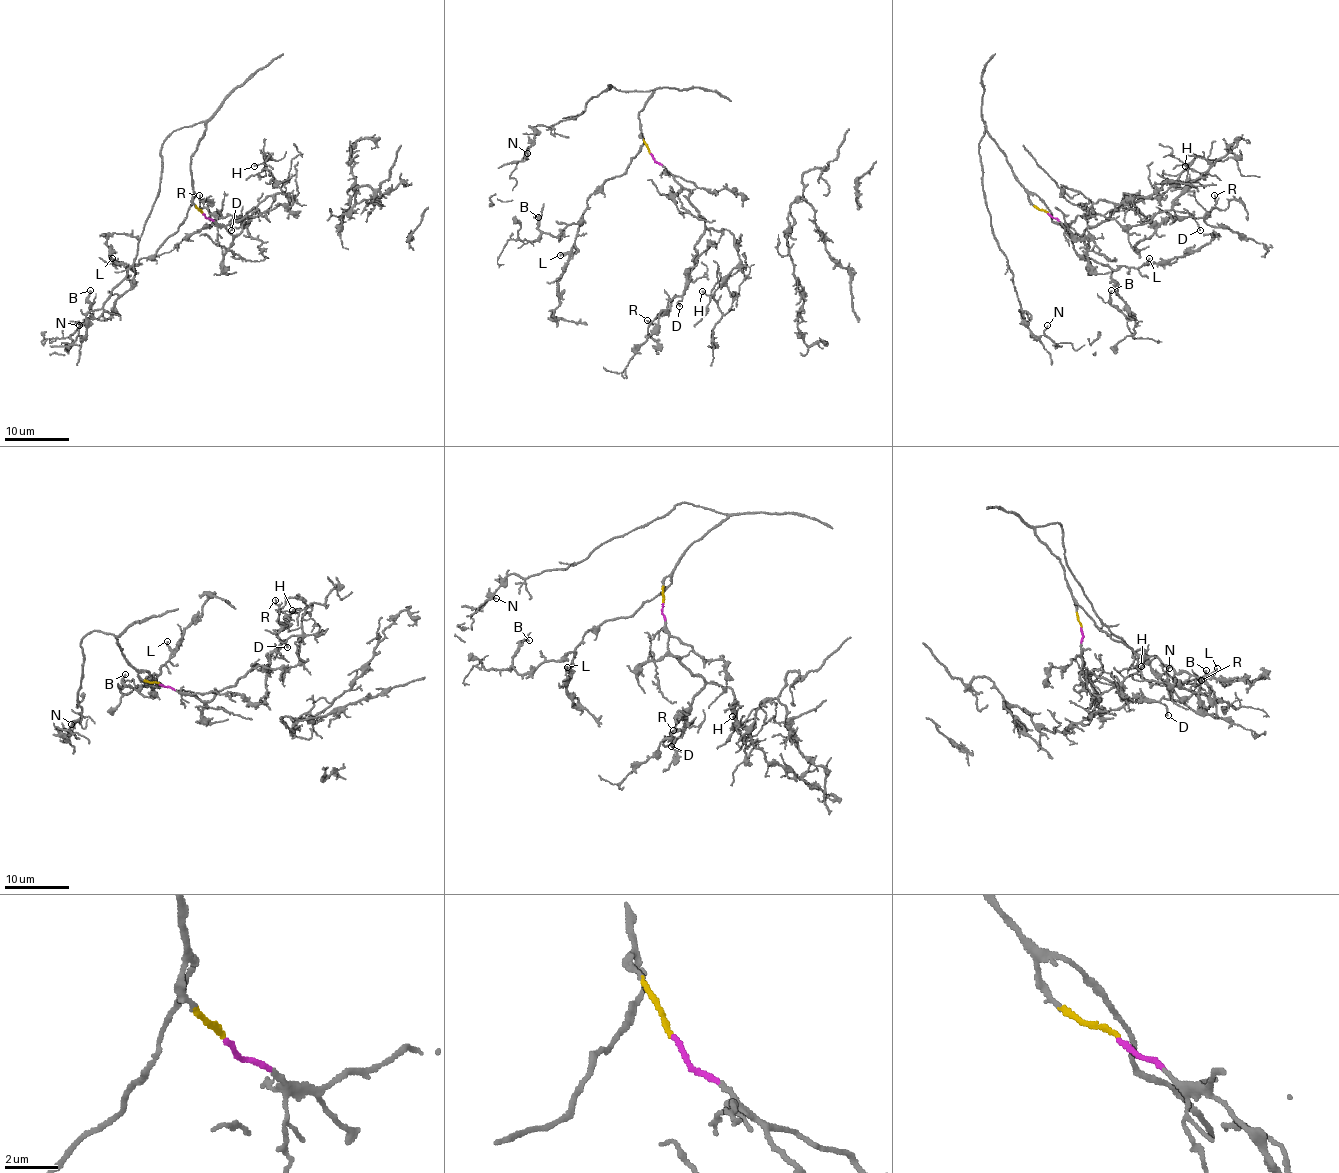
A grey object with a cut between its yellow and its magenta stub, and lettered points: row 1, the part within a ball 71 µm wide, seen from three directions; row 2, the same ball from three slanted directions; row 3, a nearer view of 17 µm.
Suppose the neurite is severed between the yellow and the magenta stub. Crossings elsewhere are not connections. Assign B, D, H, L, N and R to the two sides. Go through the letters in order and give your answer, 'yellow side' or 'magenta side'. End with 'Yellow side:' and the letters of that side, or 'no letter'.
B: yellow side
D: magenta side
H: magenta side
L: yellow side
N: yellow side
R: magenta side
Yellow side: B, L, N

